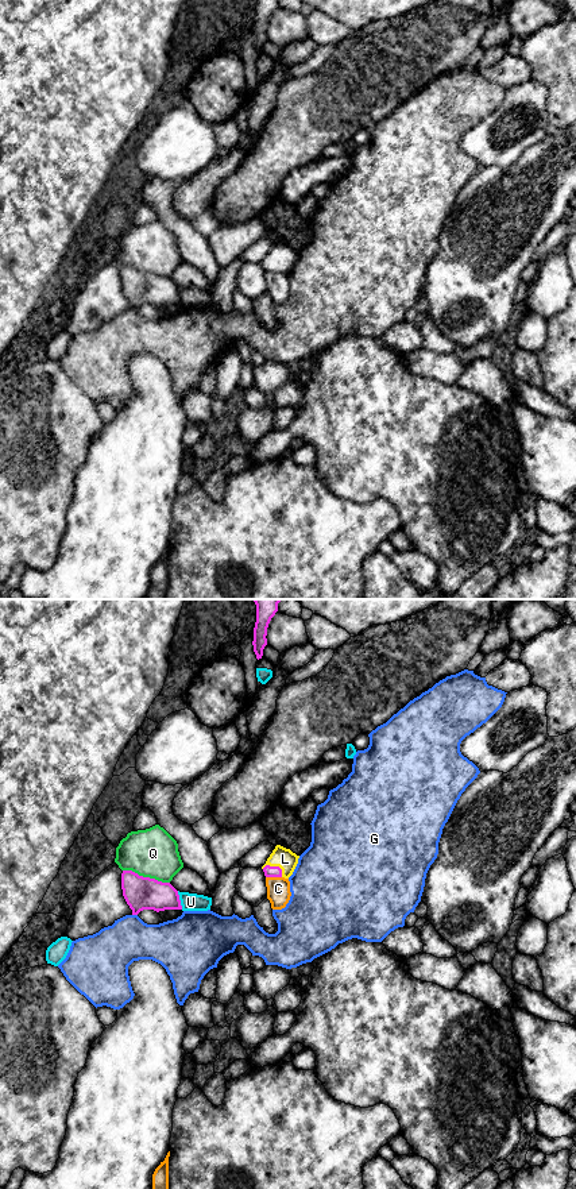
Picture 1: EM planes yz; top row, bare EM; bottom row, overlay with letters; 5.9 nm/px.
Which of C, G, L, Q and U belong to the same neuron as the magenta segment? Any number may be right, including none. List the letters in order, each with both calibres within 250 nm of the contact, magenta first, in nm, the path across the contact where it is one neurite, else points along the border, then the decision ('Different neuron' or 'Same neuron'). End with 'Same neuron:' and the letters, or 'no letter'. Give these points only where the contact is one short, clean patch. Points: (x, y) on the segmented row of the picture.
C: Thickness 70 nm (magenta) against 140 nm. Boundary: yz (266, 876), (281, 877). Different neuron
G: Thickness 190 nm (magenta) against 280 nm. Different neuron
L: Thickness 70 nm (magenta) against 120 nm. Path across: yz (269, 871), (275, 867), (285, 859). Same neuron
Q: Thickness 190 nm (magenta) against 300 nm. Different neuron
U: Thickness 190 nm (magenta) against 110 nm. Different neuron
Same neuron: L

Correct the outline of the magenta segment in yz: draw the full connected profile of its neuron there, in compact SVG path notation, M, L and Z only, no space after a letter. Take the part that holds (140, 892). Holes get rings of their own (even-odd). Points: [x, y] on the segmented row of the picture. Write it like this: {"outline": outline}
{"outline": "M123 870L121 889L132 915L138 915L143 910L156 912L182 910L178 891L170 883L143 877L132 870Z"}

